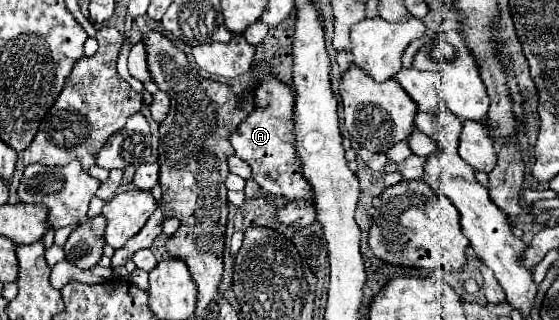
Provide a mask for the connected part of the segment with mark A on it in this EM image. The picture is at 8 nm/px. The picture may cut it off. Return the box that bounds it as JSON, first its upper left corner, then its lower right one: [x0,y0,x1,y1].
[231,78,311,200]

